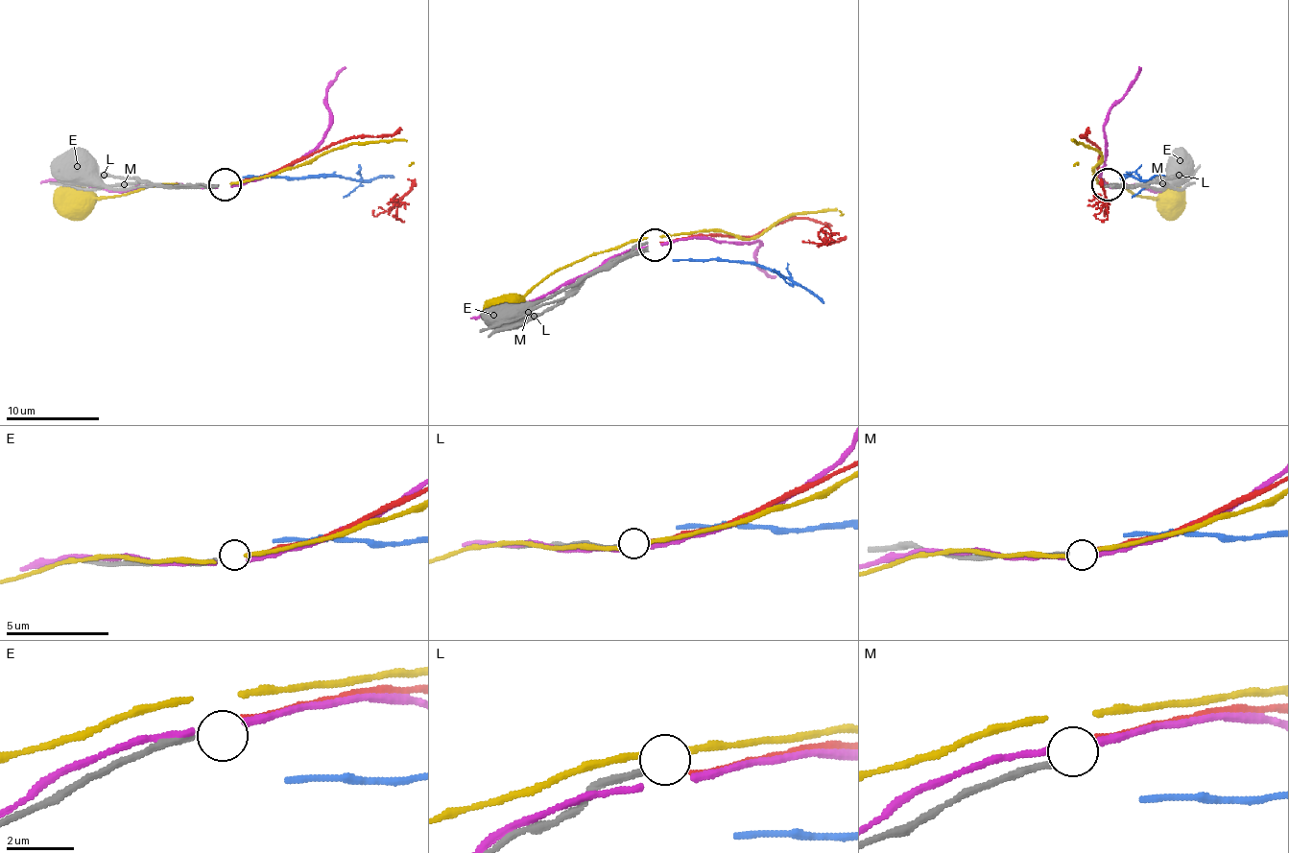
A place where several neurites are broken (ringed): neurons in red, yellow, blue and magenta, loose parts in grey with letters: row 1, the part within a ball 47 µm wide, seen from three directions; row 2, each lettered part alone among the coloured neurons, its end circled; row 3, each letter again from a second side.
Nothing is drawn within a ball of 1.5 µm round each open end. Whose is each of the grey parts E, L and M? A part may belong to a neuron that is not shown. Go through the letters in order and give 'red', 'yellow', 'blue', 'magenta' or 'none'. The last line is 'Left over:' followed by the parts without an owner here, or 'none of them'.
E: none
L: none
M: none
Left over: E, L, M

